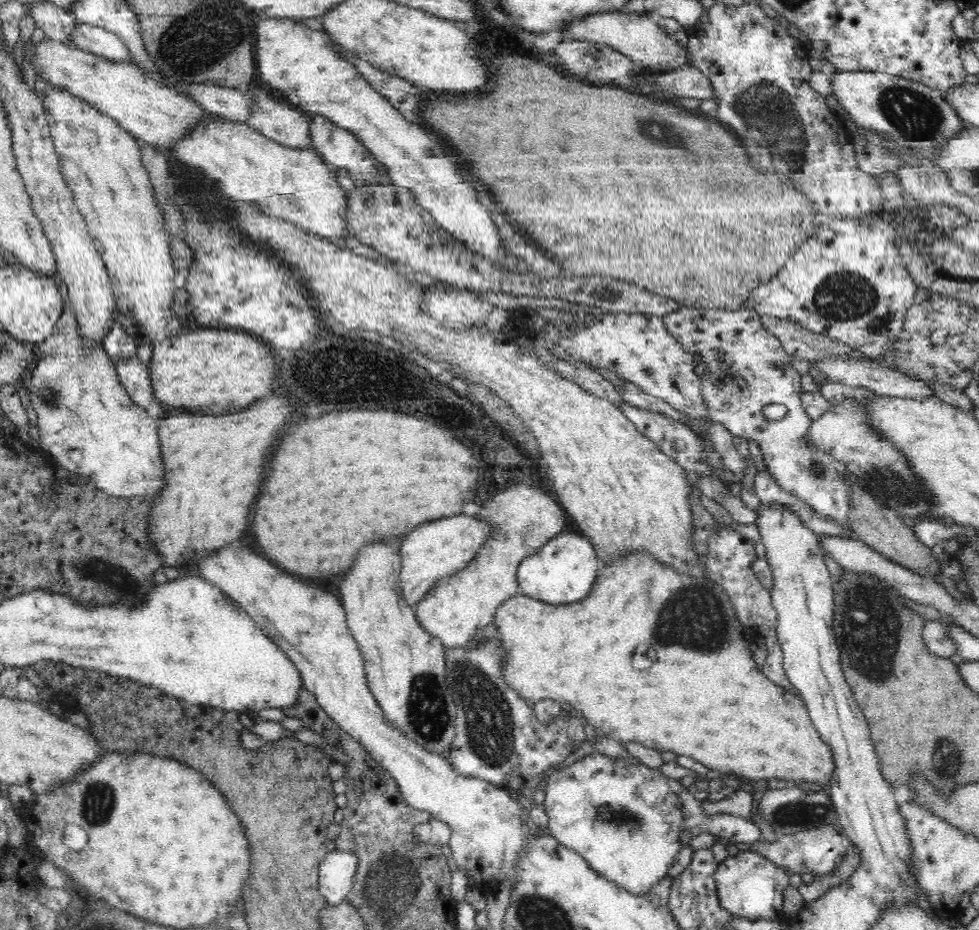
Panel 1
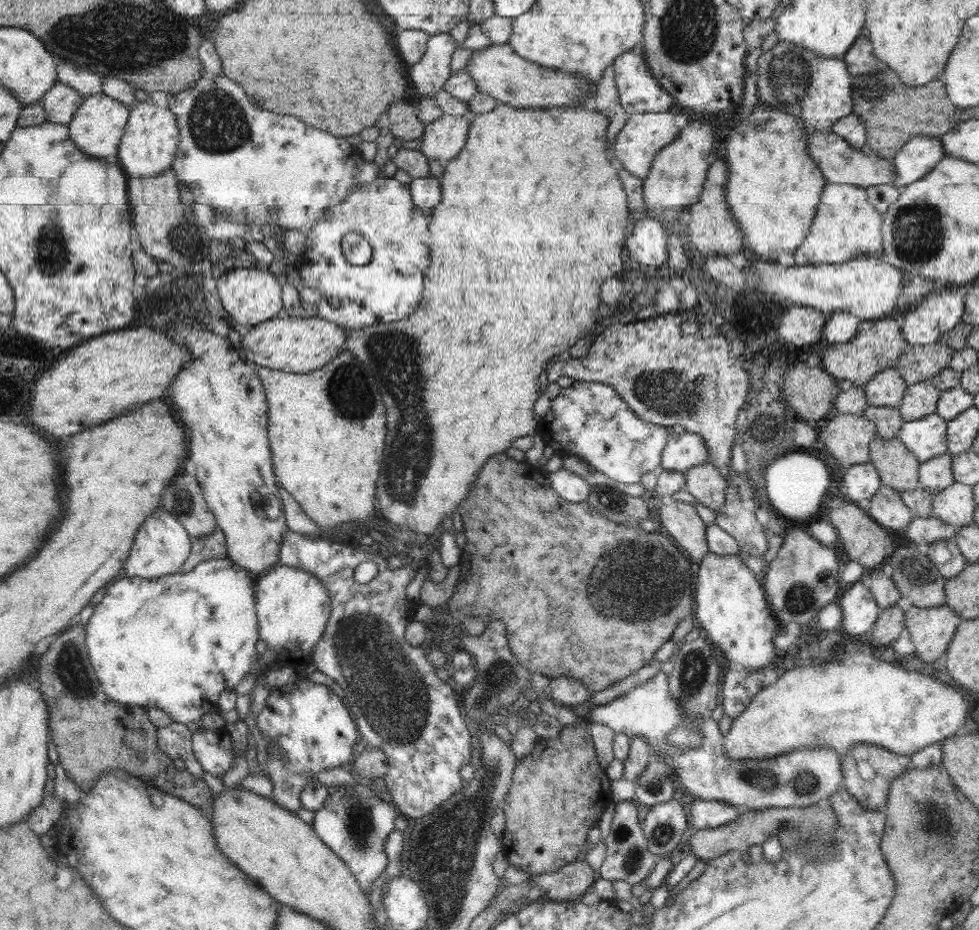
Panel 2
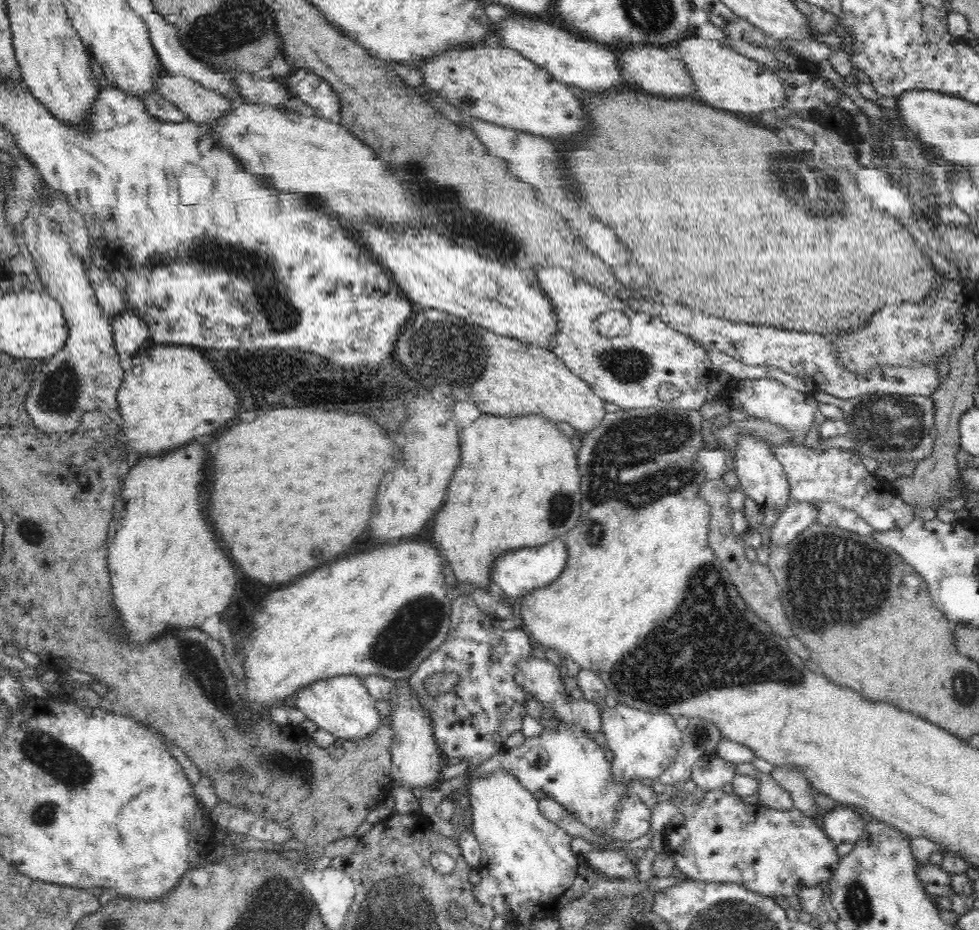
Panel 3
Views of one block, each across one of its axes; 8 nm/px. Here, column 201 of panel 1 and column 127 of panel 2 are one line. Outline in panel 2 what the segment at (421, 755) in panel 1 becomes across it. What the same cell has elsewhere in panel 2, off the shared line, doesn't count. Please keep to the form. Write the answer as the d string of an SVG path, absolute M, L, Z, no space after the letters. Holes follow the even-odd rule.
M158 506L144 520L142 528L138 528L136 540L124 566L126 576L153 579L170 573L180 573L181 567L189 558L191 545L192 539L186 528L176 520L172 513L166 511L163 506Z

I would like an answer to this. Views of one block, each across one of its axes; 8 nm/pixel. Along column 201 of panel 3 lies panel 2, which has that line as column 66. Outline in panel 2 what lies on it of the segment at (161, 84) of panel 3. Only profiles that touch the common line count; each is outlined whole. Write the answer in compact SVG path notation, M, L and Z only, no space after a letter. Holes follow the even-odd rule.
M57 81L41 98L46 121L68 125L83 99L74 88Z

